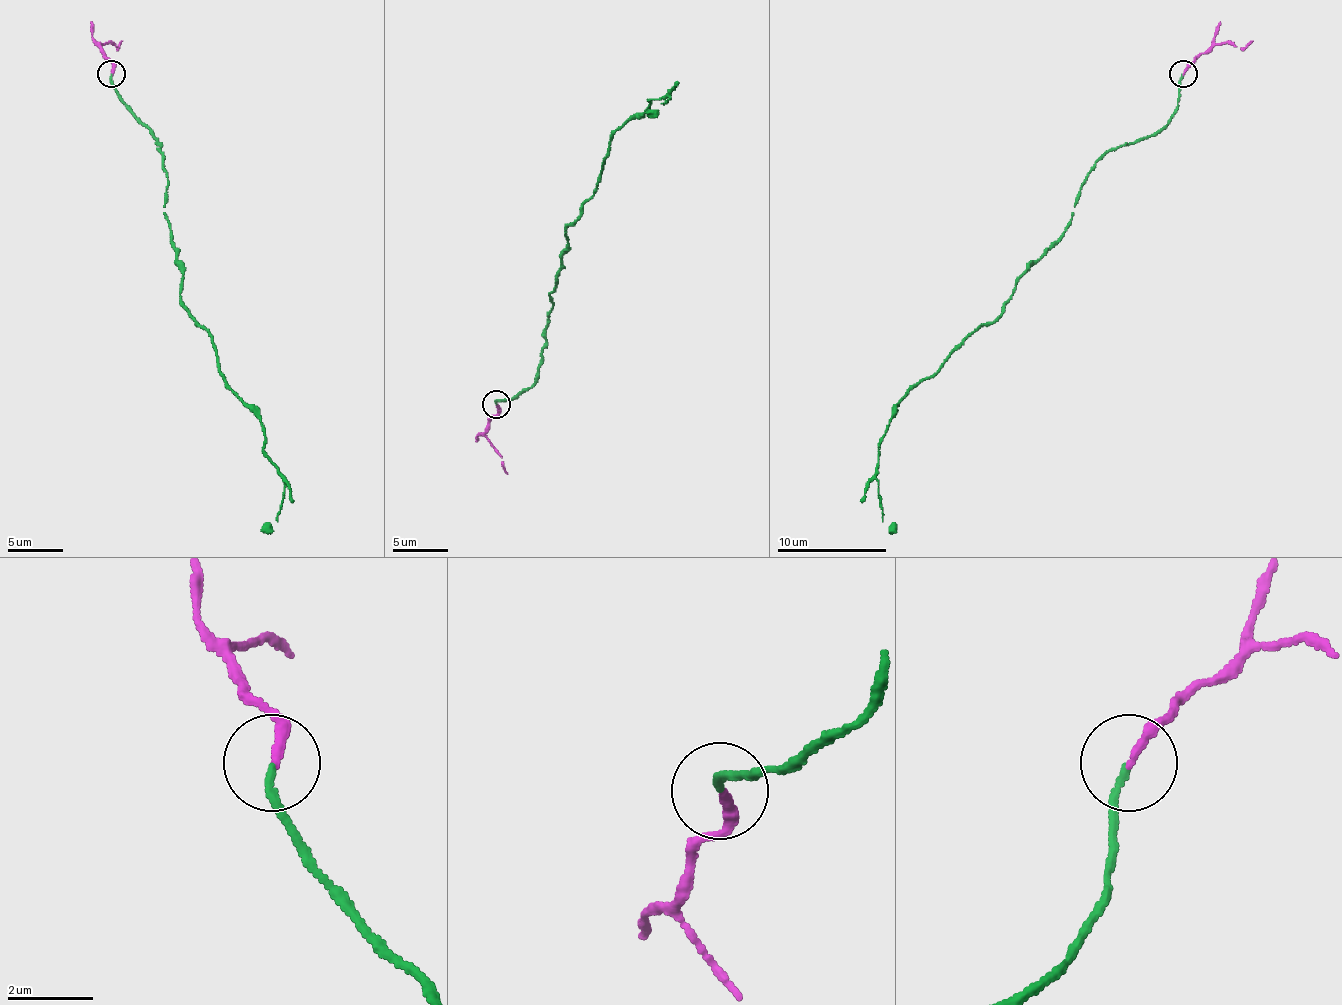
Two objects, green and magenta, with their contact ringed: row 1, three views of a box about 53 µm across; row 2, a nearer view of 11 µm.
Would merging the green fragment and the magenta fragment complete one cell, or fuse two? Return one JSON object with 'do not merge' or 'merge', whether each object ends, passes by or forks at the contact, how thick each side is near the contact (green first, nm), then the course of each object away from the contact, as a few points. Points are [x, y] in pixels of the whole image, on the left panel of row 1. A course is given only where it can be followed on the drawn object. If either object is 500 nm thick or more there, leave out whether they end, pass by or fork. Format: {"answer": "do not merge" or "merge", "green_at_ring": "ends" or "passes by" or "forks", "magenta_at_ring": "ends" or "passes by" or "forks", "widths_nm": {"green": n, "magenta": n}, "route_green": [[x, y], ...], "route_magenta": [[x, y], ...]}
{"answer": "merge", "green_at_ring": "ends", "magenta_at_ring": "ends", "widths_nm": {"green": 160, "magenta": 220}, "route_green": [[110, 74], [160, 148], [179, 299], [283, 478], [261, 530]], "route_magenta": [[110, 74], [113, 63], [105, 58], [102, 44], [116, 47], [121, 41]]}

